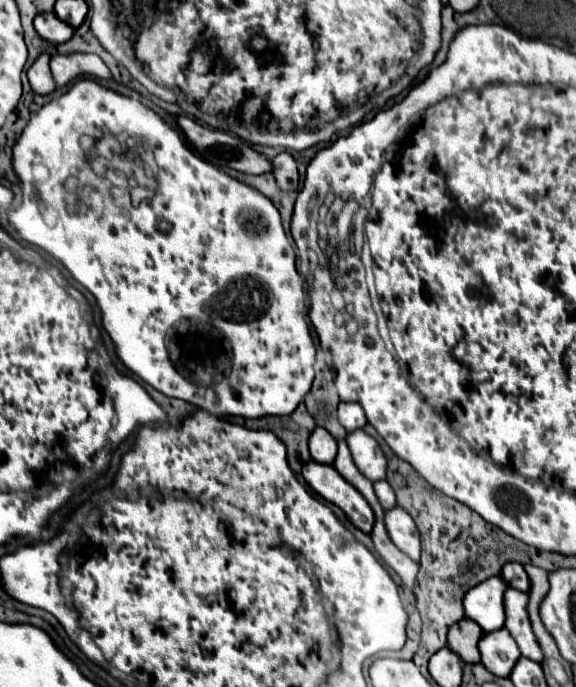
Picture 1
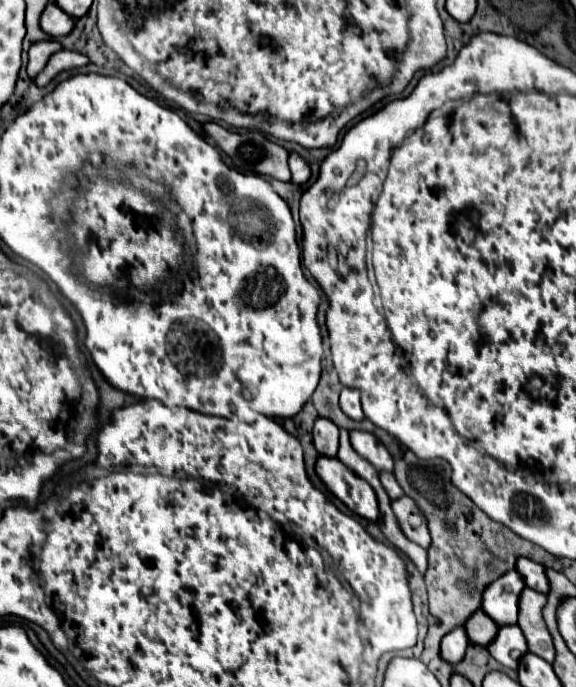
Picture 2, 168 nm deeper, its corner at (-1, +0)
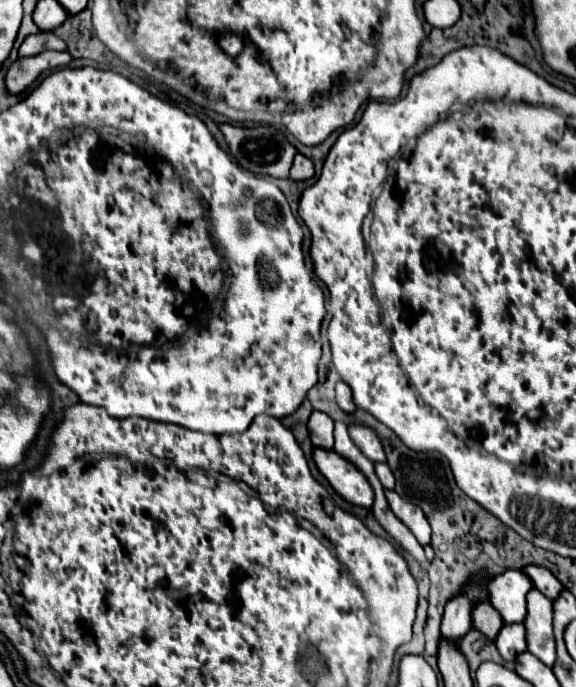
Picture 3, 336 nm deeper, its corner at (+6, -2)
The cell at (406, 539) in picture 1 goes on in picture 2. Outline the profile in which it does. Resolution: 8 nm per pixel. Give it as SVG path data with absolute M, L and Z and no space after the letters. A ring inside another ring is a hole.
M406 495L392 501L392 511L398 519L398 525L402 529L402 533L418 543L420 547L428 547L430 545L430 533L426 527L426 517L420 513L420 509L416 507L416 503L412 499L408 499Z

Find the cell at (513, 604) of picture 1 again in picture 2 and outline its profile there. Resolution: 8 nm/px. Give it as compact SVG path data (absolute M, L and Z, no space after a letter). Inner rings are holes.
M526 587L526 591L522 591L522 603L518 603L518 607L520 607L518 627L522 629L522 633L526 637L528 651L536 653L544 661L552 663L554 661L554 645L552 645L552 637L546 629L546 623L542 619L544 603L546 603L544 593L538 593L538 591L532 591Z

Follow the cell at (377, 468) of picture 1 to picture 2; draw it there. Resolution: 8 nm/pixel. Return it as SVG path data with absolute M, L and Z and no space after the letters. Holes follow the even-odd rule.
M350 431L350 441L354 451L370 461L378 473L392 471L392 457L388 449L368 431Z

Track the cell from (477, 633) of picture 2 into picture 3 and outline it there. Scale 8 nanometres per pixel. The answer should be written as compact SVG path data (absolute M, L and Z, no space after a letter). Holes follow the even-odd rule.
M483 601L473 609L473 627L479 629L485 637L495 639L499 629L503 627L503 619L499 617L497 609L493 609L489 601Z

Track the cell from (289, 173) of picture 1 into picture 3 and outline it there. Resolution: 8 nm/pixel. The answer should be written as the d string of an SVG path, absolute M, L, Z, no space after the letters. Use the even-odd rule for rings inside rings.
M295 155L295 161L293 161L293 167L291 167L291 179L293 181L301 181L301 179L311 179L315 173L313 169L313 163L311 159L307 159L305 155Z

